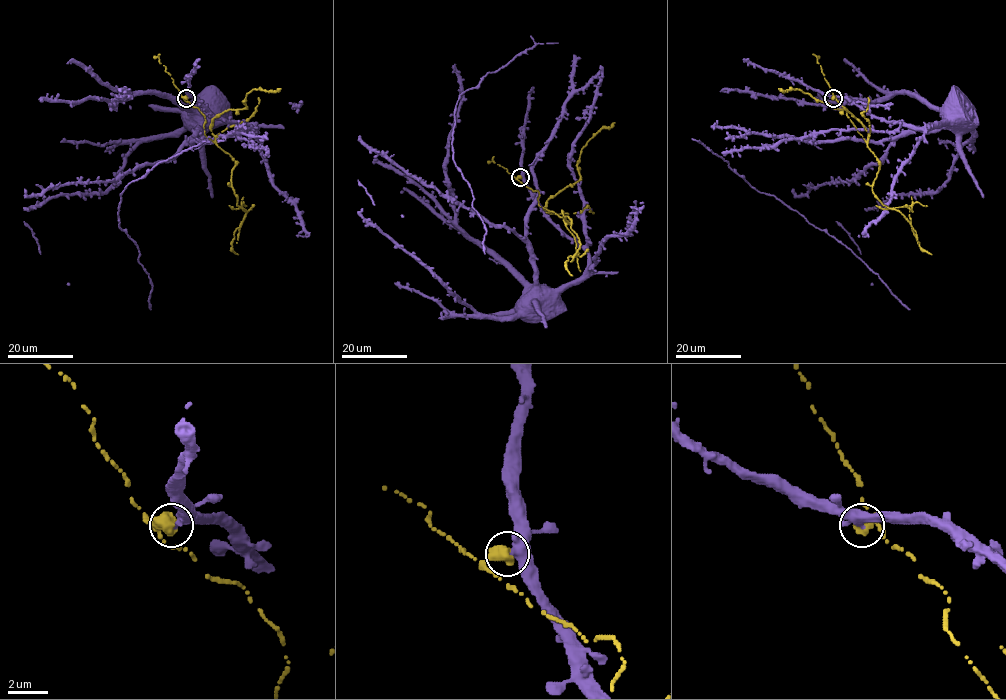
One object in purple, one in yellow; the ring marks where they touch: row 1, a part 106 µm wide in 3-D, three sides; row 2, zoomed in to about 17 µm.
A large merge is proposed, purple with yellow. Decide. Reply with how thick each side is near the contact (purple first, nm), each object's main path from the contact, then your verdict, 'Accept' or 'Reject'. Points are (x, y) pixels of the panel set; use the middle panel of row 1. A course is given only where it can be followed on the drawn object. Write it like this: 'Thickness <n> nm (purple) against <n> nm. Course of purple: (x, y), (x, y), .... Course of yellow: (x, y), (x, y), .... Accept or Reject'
Thickness 440 nm (purple) against 700 nm. Course of purple: (520, 176), (545, 214), (588, 255), (588, 266), (579, 278), (555, 289), (533, 287), (524, 297). Course of yellow: (520, 176), (516, 178), (538, 192), (538, 205), (571, 221), (580, 245), (566, 262), (572, 275). Reject

